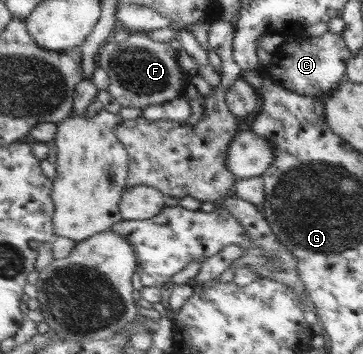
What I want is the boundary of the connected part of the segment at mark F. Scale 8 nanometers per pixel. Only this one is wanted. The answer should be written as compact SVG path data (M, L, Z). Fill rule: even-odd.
M130 32L127 40L114 43L108 38L99 49L96 63L109 72L109 92L124 107L147 108L181 97L190 80L186 78L179 64L179 54L169 43L155 42L145 32Z

